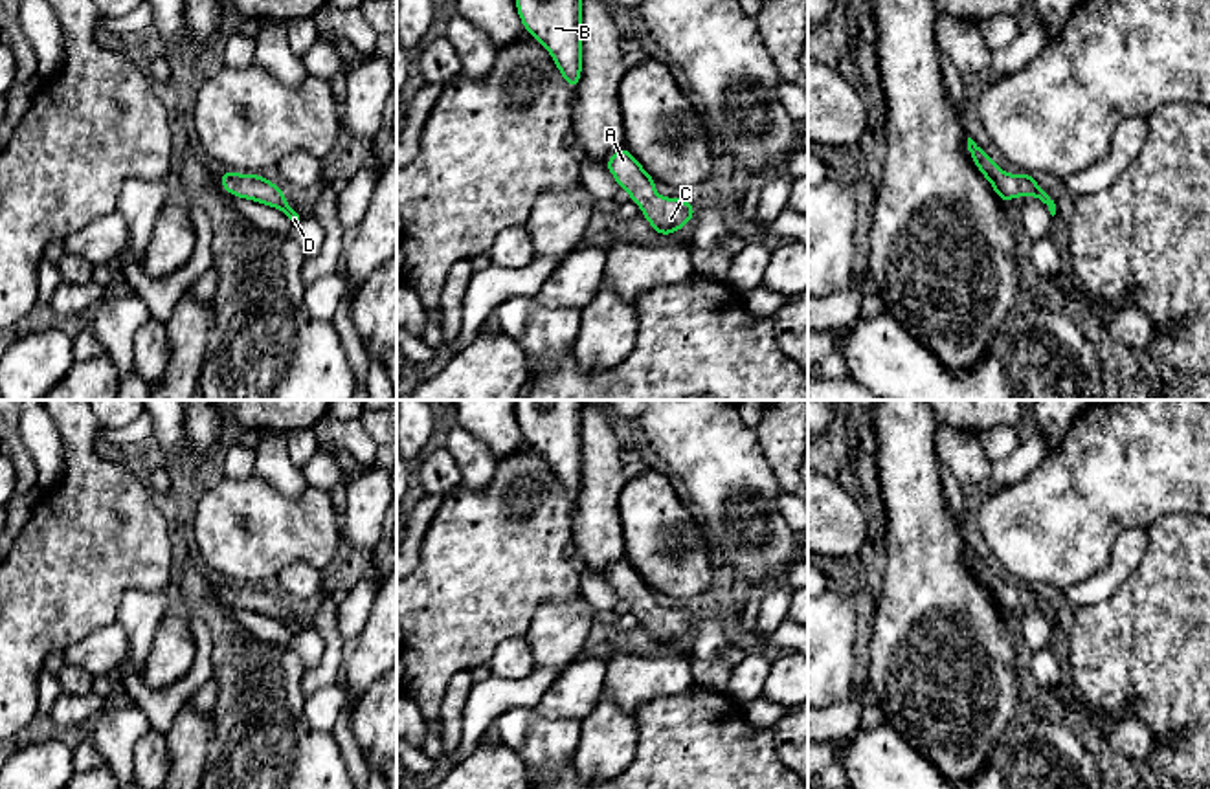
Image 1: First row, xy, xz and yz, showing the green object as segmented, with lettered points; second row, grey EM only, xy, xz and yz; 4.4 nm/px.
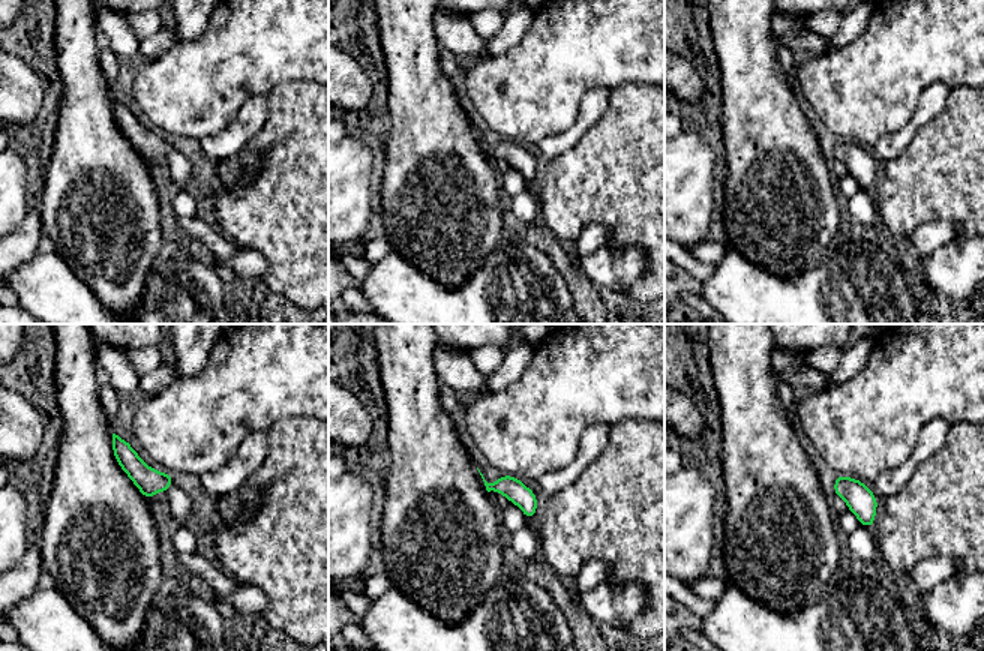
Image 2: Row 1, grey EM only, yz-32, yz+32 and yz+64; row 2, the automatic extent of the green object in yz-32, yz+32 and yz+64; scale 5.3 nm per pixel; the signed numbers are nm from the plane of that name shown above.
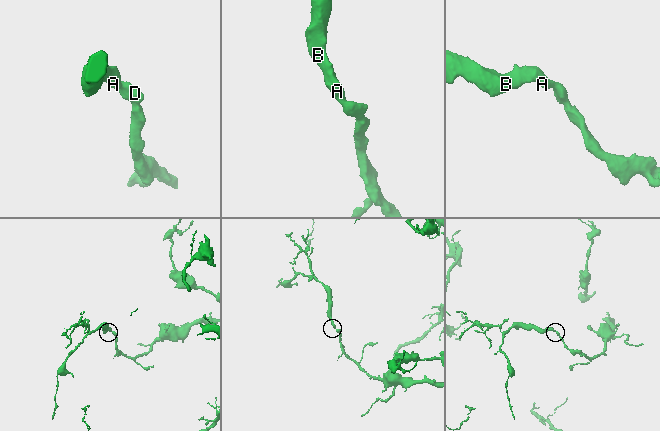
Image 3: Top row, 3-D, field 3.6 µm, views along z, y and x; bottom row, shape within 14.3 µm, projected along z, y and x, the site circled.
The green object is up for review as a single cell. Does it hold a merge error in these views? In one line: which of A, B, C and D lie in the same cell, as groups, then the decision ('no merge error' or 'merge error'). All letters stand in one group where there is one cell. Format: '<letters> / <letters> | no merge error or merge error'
A B C D | no merge error

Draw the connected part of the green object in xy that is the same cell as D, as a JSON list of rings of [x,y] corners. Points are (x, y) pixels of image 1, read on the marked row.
[[[230,171],[218,174],[224,191],[235,198],[246,198],[275,207],[290,218],[294,228],[305,218],[286,204],[286,196],[279,185],[263,178],[261,174],[241,174]]]

